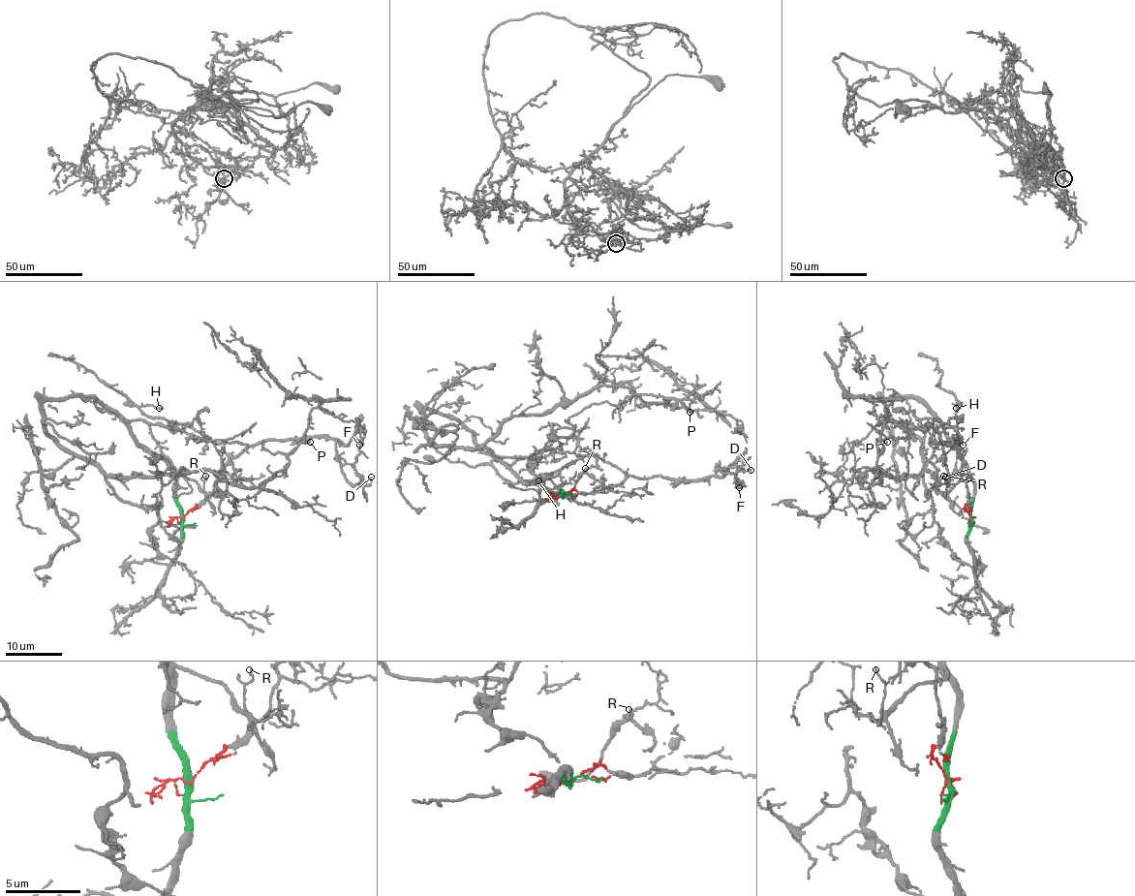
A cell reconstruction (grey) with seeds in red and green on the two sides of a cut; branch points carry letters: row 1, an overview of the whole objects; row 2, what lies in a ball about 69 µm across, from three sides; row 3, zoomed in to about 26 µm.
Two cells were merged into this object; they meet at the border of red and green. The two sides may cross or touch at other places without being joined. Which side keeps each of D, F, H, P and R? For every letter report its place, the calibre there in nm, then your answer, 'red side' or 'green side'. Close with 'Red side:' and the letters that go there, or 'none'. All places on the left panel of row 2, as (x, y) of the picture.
D: (371, 477) | 170 nm | red side
F: (359, 445) | 120 nm | red side
H: (159, 408) | 140 nm | red side
P: (310, 442) | 110 nm | green side
R: (205, 476) | 110 nm | green side
Red side: D, F, H

